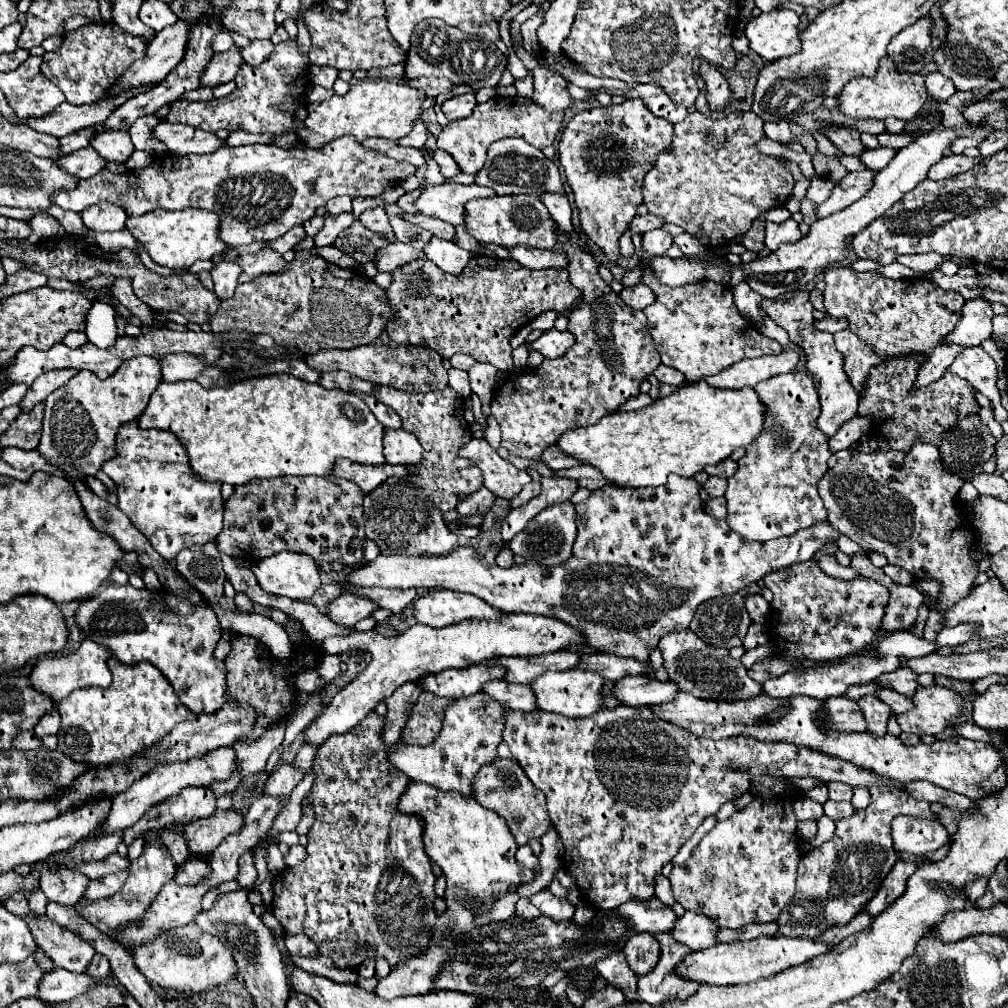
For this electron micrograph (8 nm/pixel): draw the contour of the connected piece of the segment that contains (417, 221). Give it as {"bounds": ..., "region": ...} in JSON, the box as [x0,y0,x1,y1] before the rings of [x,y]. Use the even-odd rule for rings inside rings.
{"bounds":[402,213,454,239],"region":[[[402,213],[402,219],[412,223],[412,225],[418,225],[418,227],[422,227],[426,231],[430,231],[436,237],[444,237],[444,239],[452,239],[454,237],[454,227],[452,225],[448,225],[444,221],[438,221],[438,219],[432,219],[432,217],[426,217],[422,213],[416,213],[416,215]]]}

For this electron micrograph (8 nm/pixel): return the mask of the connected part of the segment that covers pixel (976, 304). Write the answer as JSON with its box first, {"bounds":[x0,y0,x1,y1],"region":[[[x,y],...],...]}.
{"bounds":[944,299,992,347],"region":[[[970,299],[962,307],[962,317],[954,331],[944,337],[944,345],[978,347],[992,335],[992,309],[986,299]]]}

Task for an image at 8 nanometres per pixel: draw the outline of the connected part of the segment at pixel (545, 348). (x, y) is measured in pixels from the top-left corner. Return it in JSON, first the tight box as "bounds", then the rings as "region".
{"bounds":[526,329,574,359],"region":[[[548,329],[540,339],[526,343],[528,349],[542,353],[546,359],[562,357],[572,345],[574,345],[572,333],[570,331],[558,331],[558,329]]]}

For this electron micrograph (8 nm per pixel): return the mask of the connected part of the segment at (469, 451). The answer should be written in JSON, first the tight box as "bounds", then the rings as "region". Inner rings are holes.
{"bounds":[460,439,532,499],"region":[[[472,439],[468,445],[464,445],[464,449],[460,449],[460,457],[472,459],[476,463],[484,475],[484,487],[490,489],[496,497],[512,499],[526,483],[532,481],[526,471],[520,471],[502,459],[486,439]]]}

